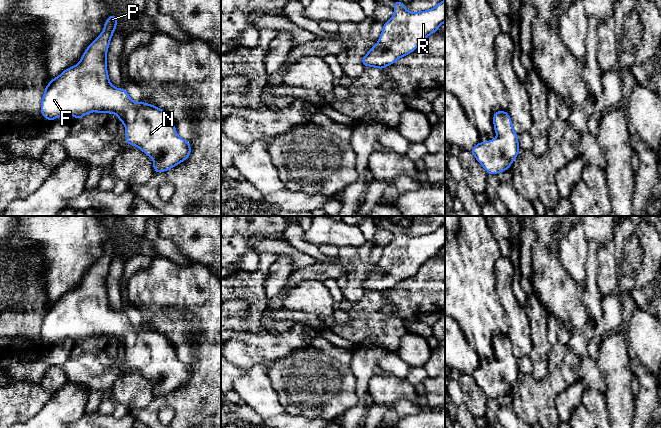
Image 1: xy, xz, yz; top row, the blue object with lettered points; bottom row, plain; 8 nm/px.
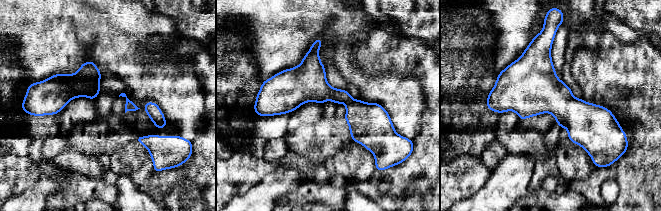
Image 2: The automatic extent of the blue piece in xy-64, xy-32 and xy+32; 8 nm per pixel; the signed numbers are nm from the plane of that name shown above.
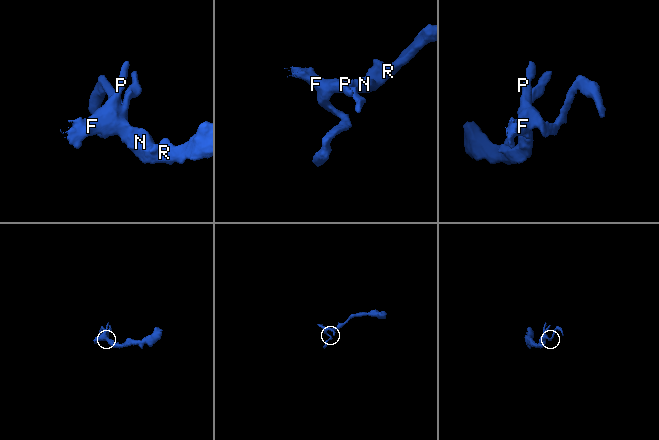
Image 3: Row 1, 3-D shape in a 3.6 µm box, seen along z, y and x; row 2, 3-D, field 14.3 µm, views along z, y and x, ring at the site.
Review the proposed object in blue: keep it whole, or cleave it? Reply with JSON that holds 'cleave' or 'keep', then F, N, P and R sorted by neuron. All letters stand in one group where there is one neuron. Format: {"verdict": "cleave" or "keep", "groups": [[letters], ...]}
{"verdict": "keep", "groups": [["F", "N", "P", "R"]]}

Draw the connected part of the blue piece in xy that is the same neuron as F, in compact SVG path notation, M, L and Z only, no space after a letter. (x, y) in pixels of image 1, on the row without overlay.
M111 239L104 247L103 256L86 272L78 288L65 293L51 303L41 324L41 339L47 344L72 339L75 343L98 336L115 337L125 349L126 368L138 371L153 383L156 397L168 395L185 385L191 378L189 365L181 362L166 335L145 326L134 326L126 313L116 312L110 307L107 294L107 275L117 250L118 241Z

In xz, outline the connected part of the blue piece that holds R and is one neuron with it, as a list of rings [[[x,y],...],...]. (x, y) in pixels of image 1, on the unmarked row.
[[[445,223],[438,227],[433,233],[419,236],[409,236],[404,227],[394,225],[394,239],[383,249],[382,257],[377,265],[367,278],[361,283],[364,291],[374,291],[384,293],[387,290],[394,288],[399,282],[402,282],[411,276],[415,275],[420,267],[429,259],[438,256],[438,252],[445,246]]]

